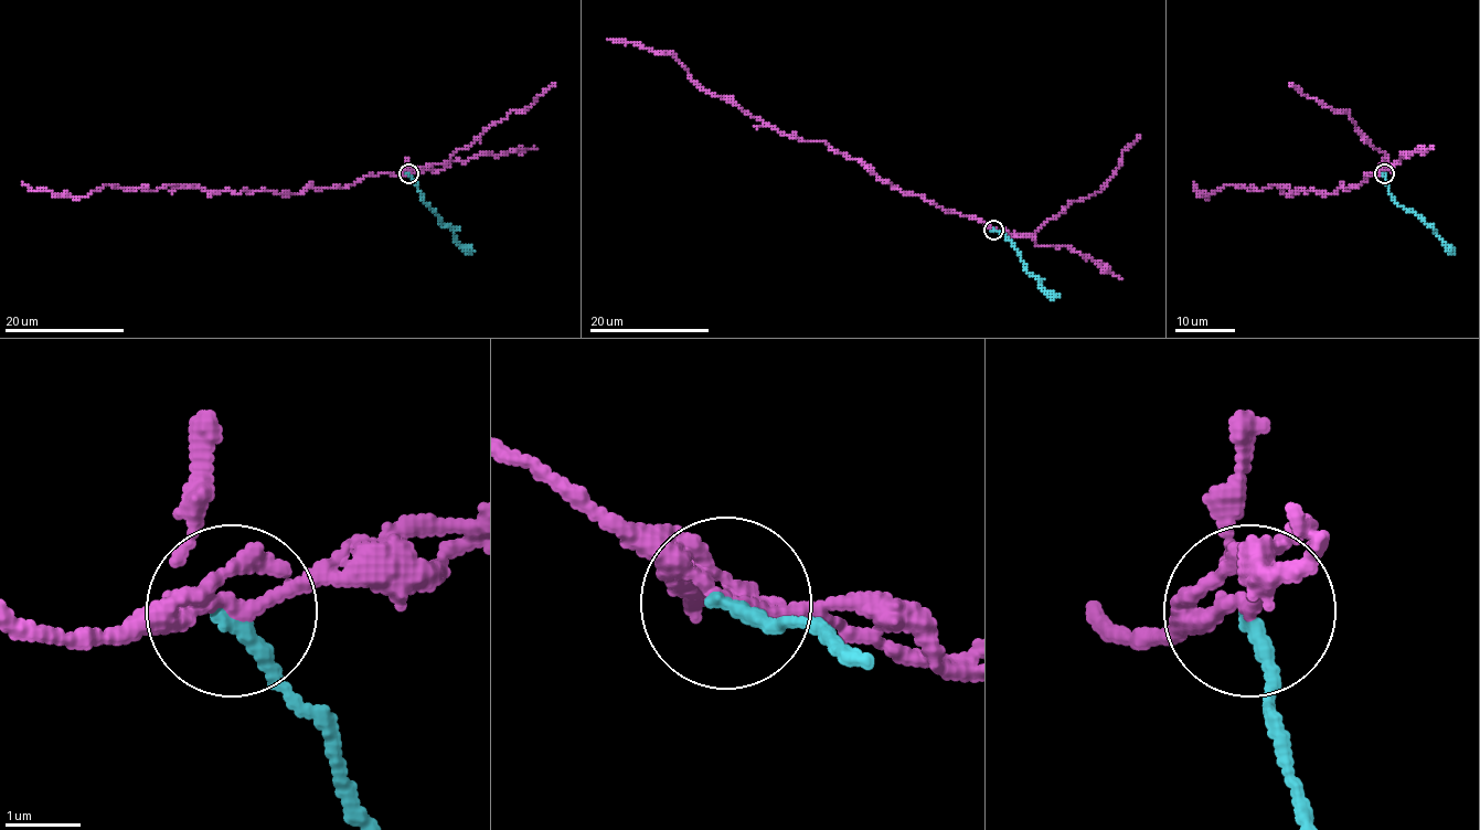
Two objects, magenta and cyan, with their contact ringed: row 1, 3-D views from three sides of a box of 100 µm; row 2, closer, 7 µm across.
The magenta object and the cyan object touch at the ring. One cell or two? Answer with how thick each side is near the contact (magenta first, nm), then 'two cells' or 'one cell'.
130/200 nm | two cells

